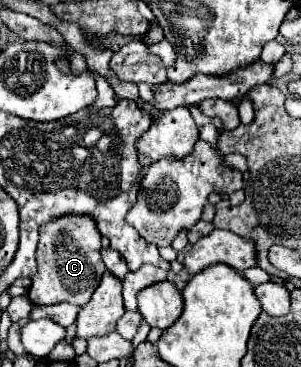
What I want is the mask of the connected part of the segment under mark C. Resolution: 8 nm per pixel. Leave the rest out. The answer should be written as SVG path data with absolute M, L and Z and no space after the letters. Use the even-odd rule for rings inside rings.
M58 216L48 224L40 226L38 250L36 250L38 272L32 276L28 298L32 304L60 304L70 302L84 306L92 292L98 288L100 278L106 270L100 258L100 232L92 216Z

